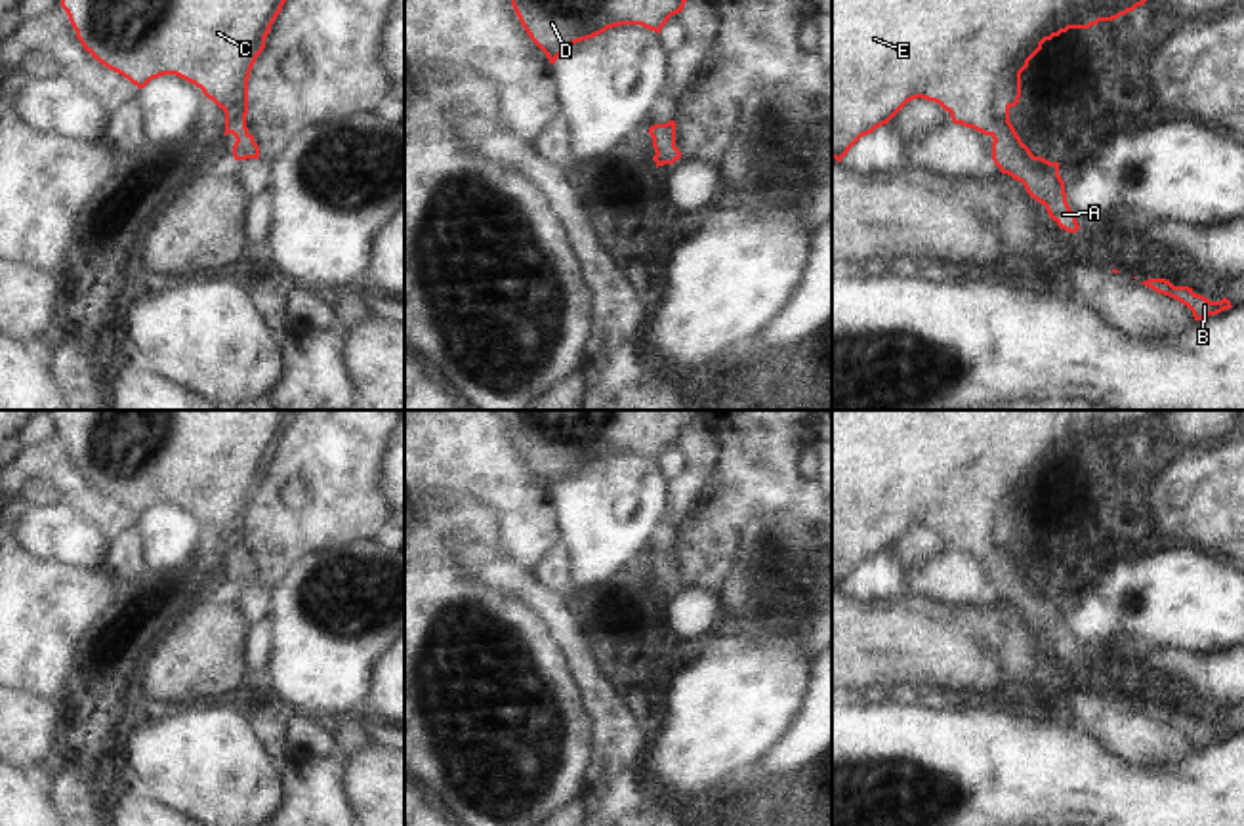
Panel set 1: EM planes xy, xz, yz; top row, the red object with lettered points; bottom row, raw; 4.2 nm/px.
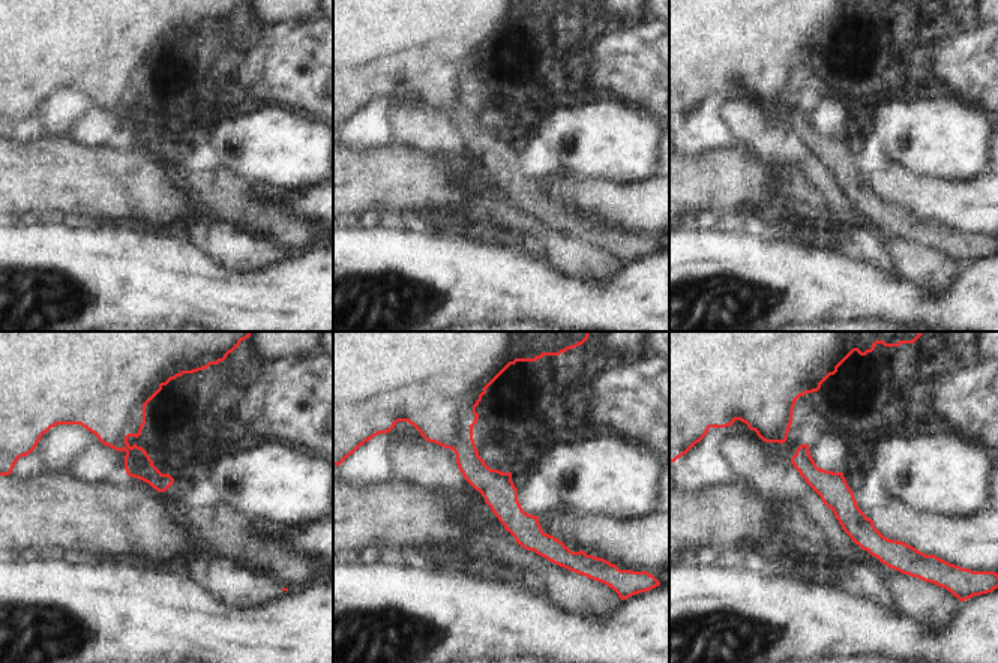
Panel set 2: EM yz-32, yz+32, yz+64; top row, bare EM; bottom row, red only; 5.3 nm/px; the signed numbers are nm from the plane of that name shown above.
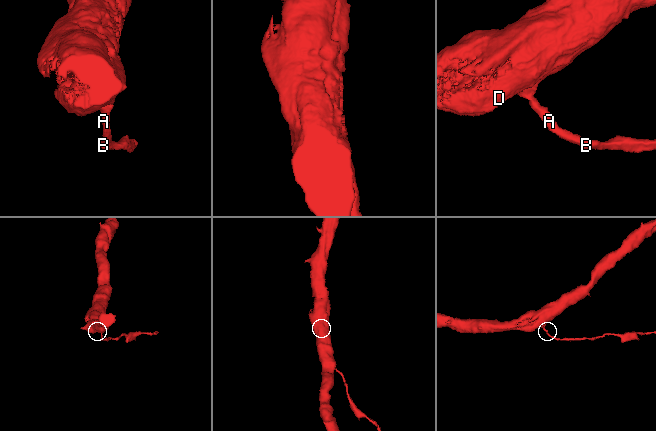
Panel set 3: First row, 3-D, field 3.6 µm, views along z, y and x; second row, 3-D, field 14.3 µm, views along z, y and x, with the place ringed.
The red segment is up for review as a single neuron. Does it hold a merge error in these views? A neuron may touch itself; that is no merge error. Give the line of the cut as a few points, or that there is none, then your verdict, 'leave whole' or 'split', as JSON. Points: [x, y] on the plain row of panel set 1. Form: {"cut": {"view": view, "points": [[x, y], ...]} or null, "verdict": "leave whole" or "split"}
{"cut": null, "verdict": "leave whole"}

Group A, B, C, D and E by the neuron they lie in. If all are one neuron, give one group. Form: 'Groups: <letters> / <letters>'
Groups: A B C D E

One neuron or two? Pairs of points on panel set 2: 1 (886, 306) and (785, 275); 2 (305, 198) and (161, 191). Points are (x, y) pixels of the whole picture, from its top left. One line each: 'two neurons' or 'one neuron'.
1: one neuron
2: two neurons

